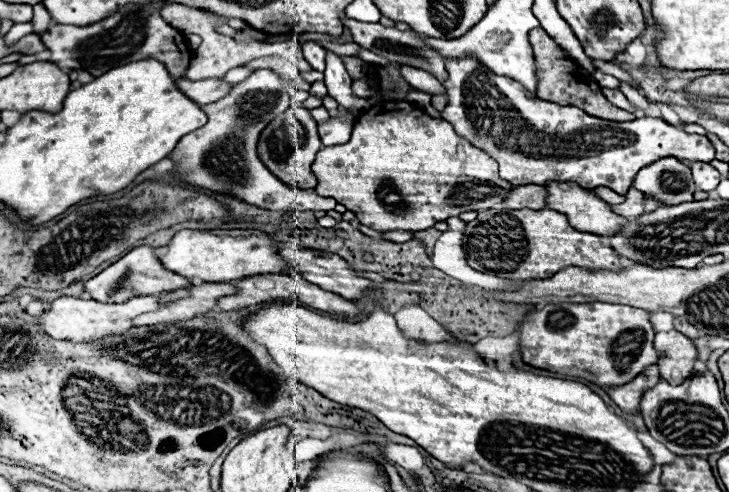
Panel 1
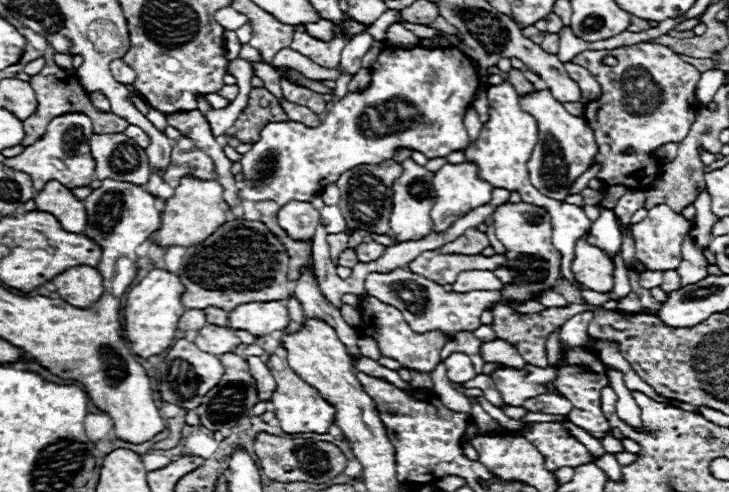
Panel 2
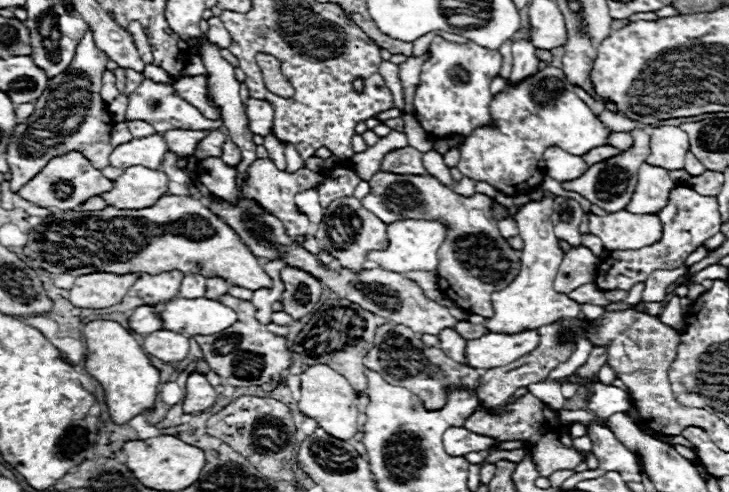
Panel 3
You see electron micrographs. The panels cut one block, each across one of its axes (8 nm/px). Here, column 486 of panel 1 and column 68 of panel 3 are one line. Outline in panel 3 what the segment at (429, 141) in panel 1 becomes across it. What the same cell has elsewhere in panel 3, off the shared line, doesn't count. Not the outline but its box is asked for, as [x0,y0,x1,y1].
[18,152,112,210]

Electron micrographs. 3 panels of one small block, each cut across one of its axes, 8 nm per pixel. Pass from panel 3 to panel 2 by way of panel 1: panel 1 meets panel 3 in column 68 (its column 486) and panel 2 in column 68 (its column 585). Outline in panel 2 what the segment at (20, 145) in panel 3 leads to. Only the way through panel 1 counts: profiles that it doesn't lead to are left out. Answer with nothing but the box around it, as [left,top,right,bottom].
[4,112,94,192]

